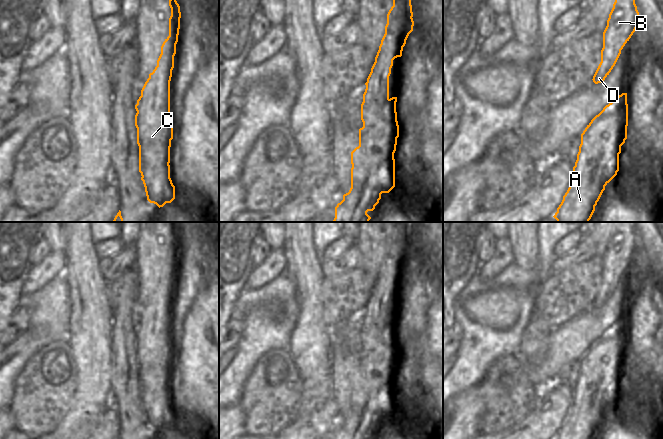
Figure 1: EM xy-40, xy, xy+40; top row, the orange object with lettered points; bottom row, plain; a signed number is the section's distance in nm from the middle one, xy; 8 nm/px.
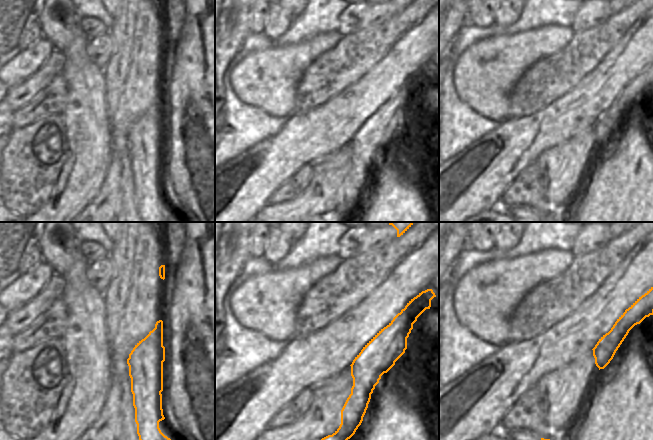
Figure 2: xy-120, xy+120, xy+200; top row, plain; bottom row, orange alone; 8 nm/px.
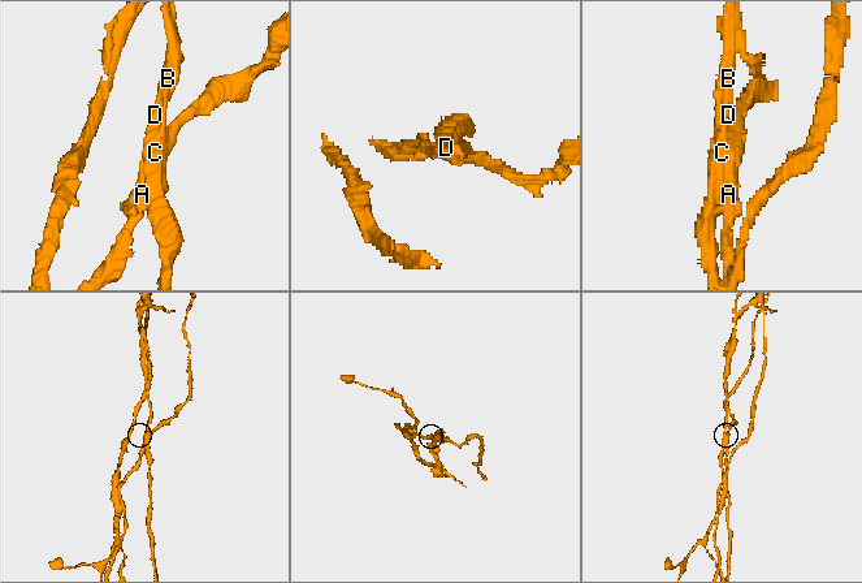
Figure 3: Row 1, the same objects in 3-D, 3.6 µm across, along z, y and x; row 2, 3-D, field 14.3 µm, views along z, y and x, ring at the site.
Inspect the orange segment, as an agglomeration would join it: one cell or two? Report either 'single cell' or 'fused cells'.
fused cells

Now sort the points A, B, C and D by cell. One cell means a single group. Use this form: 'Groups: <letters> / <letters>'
Groups: A / B C D

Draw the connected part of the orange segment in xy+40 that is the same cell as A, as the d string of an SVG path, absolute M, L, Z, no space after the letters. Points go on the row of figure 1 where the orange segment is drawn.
M622 93L581 134L573 178L553 216L557 222L589 222L607 185L607 164L619 161L621 146L627 139L627 126L627 93Z

